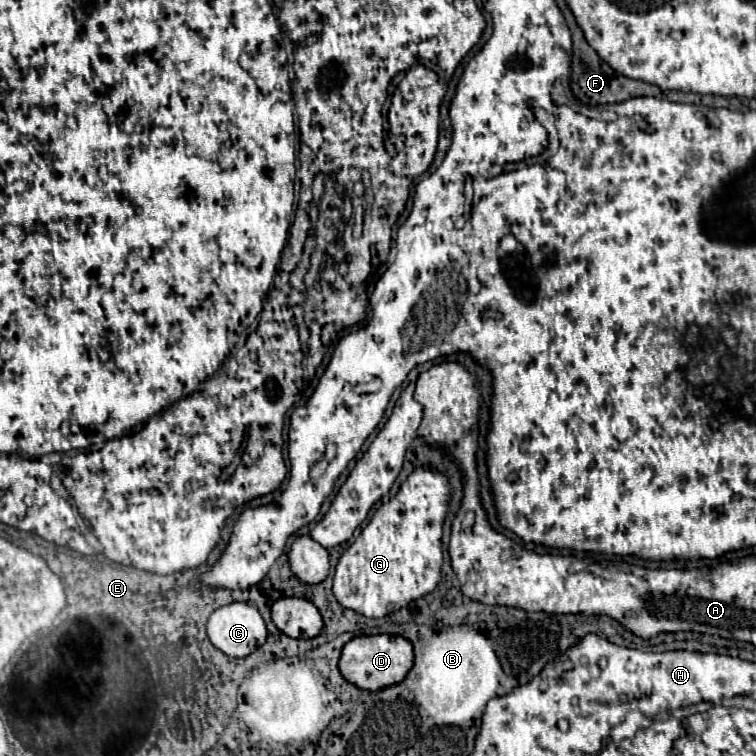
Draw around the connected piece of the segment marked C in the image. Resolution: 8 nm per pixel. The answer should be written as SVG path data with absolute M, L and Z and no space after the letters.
M229 603L211 613L207 635L225 655L247 657L267 641L267 627L255 605Z

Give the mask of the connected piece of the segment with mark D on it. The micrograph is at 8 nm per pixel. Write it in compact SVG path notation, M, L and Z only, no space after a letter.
M401 635L355 637L343 647L343 653L339 659L341 675L349 683L357 685L359 689L367 689L367 691L377 691L377 689L401 683L411 667L413 667L413 645L409 639Z

